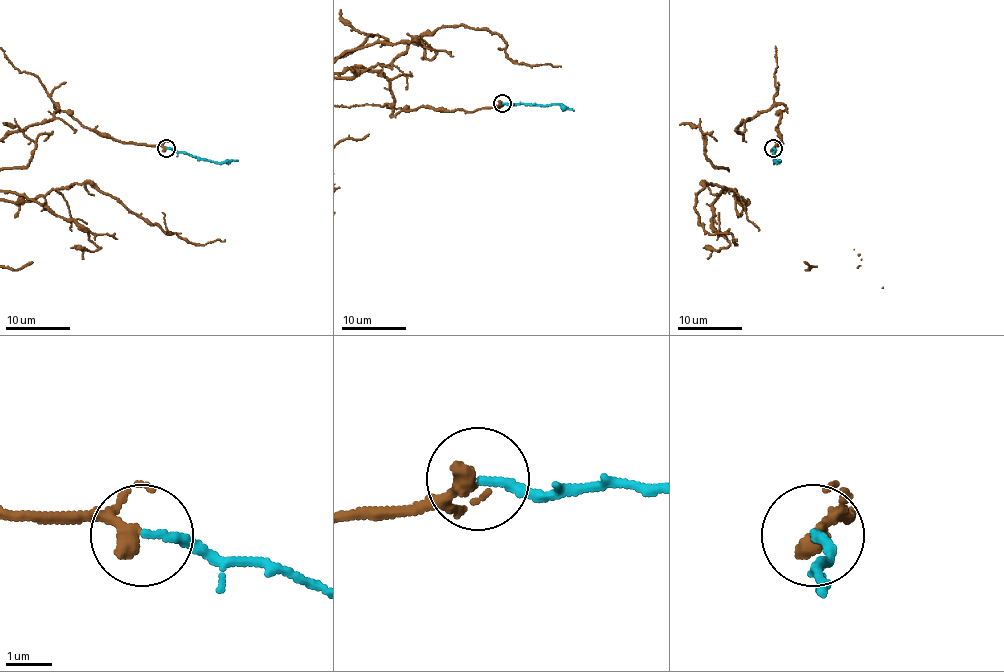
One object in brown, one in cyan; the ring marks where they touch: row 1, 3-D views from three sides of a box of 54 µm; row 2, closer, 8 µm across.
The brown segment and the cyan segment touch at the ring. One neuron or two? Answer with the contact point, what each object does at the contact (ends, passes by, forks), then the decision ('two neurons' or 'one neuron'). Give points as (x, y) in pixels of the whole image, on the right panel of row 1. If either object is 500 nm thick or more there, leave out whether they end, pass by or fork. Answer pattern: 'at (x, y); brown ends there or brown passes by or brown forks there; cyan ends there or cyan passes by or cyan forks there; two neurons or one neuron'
at (773, 148); brown passes by; cyan ends there; one neuron

